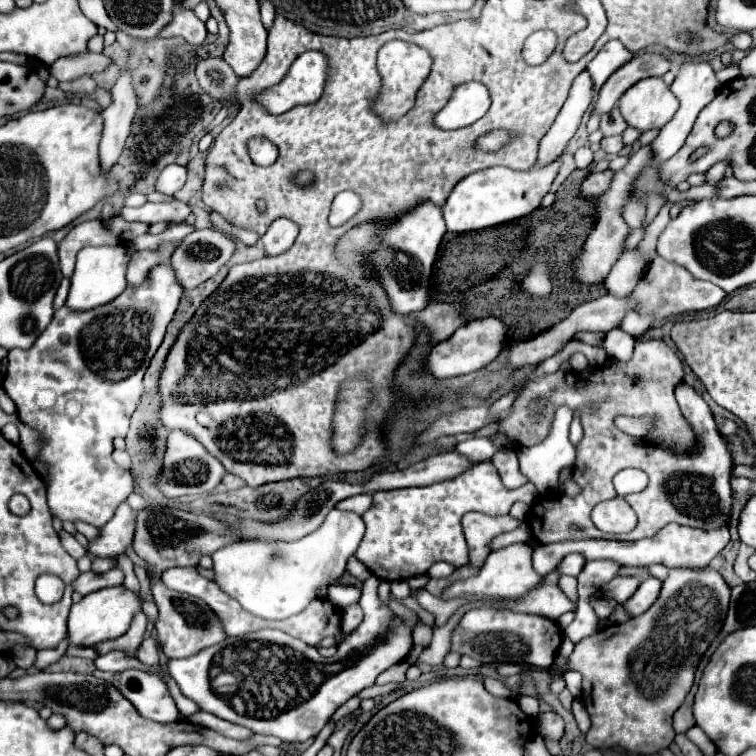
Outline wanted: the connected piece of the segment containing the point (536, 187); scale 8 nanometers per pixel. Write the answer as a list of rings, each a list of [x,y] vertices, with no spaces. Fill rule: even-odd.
[[[552,162],[546,166],[534,166],[524,172],[510,170],[510,168],[488,168],[466,176],[454,186],[448,200],[442,206],[448,230],[450,232],[482,230],[482,228],[506,224],[522,216],[528,216],[540,206],[540,200],[550,190],[558,170],[560,164]]]

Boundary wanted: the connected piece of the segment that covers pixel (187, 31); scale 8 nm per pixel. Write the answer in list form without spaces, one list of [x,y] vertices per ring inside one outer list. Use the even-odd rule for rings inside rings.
[[[174,4],[174,20],[160,32],[160,36],[182,36],[190,46],[200,46],[206,40],[206,26],[200,22],[192,10],[184,10]]]

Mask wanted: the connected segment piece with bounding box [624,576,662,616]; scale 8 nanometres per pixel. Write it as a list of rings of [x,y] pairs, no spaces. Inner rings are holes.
[[[648,576],[648,578],[638,586],[638,590],[634,592],[634,596],[624,604],[624,608],[626,608],[630,614],[634,614],[634,616],[644,614],[644,612],[656,602],[656,598],[658,598],[658,594],[660,594],[660,588],[662,588],[662,580],[658,580],[658,578],[654,578],[654,576]]]

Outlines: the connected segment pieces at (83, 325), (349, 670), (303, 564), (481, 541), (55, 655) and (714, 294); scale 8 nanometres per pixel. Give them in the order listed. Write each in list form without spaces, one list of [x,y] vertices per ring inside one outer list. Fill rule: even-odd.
[[[158,264],[154,266],[150,272],[148,272],[148,278],[144,284],[140,284],[138,288],[132,288],[128,286],[118,298],[114,298],[112,302],[104,304],[104,306],[98,306],[98,308],[92,308],[92,310],[72,310],[68,306],[62,306],[60,310],[54,312],[54,318],[52,322],[48,324],[48,328],[36,338],[36,342],[32,344],[32,348],[28,350],[22,350],[22,348],[14,348],[8,352],[8,370],[6,370],[6,376],[4,376],[4,390],[6,394],[12,398],[12,402],[16,404],[16,414],[20,418],[22,424],[30,426],[32,430],[36,430],[40,434],[40,452],[36,454],[34,462],[40,462],[46,466],[46,492],[48,492],[48,506],[50,506],[50,512],[54,518],[62,520],[62,522],[86,522],[86,524],[92,524],[96,528],[102,528],[112,516],[114,516],[114,510],[118,508],[120,502],[124,502],[130,492],[132,492],[132,474],[126,472],[126,470],[120,470],[114,460],[112,460],[112,440],[116,436],[126,436],[128,432],[128,424],[130,424],[130,416],[134,412],[134,408],[138,406],[138,398],[142,394],[142,376],[148,368],[148,362],[150,358],[154,356],[154,352],[158,350],[162,338],[164,338],[164,332],[166,332],[166,326],[170,324],[176,308],[178,308],[178,302],[180,302],[180,296],[182,296],[184,288],[182,284],[178,282],[176,278],[176,272],[170,264]]]
[[[372,575],[362,584],[362,598],[358,604],[364,610],[364,620],[356,632],[338,646],[338,652],[332,658],[320,656],[316,646],[290,638],[282,630],[264,628],[234,638],[234,644],[228,638],[190,658],[170,658],[166,668],[180,692],[194,700],[200,710],[228,722],[242,720],[234,724],[242,724],[254,734],[278,736],[282,742],[304,742],[318,736],[330,716],[346,700],[360,690],[374,686],[378,674],[400,662],[412,646],[410,626],[396,618],[390,608],[380,604],[375,592],[375,585],[380,583],[381,580]],[[228,684],[236,686],[236,696],[242,698],[240,704],[228,702]]]
[[[334,508],[326,520],[322,522],[322,526],[296,540],[296,542],[262,542],[262,540],[238,540],[218,552],[212,554],[214,560],[214,572],[216,572],[216,582],[218,586],[228,592],[230,596],[234,596],[244,610],[252,612],[258,618],[266,618],[266,620],[284,620],[288,616],[294,616],[298,612],[302,612],[306,608],[306,604],[316,598],[316,588],[318,586],[328,586],[330,580],[340,578],[346,572],[346,558],[352,556],[360,544],[364,536],[364,520],[362,516],[354,514],[354,512],[346,512],[346,510],[338,510]]]
[[[468,512],[462,518],[464,536],[466,536],[466,542],[470,548],[468,566],[482,568],[488,554],[492,552],[490,542],[496,536],[504,534],[507,528],[516,528],[520,524],[520,520],[512,518],[509,514],[506,516],[486,516],[486,514],[478,514],[478,512]]]
[[[68,636],[58,644],[56,648],[40,650],[37,652],[34,666],[45,670],[48,666],[54,664],[65,654],[68,647]]]
[[[658,256],[650,264],[650,268],[642,276],[642,280],[636,284],[630,298],[636,302],[636,312],[640,316],[652,316],[652,324],[660,326],[664,320],[668,320],[672,316],[718,306],[726,298],[726,292],[722,288],[718,288],[716,284],[696,280],[694,276],[690,276],[690,272],[686,272],[686,268],[670,264]]]

